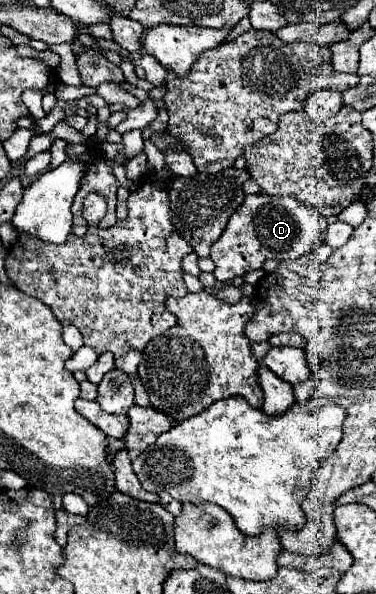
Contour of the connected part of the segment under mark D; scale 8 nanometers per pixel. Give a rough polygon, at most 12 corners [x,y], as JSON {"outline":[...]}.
{"outline":[[248,195],[210,249],[226,283],[298,259],[328,223],[292,197]]}

